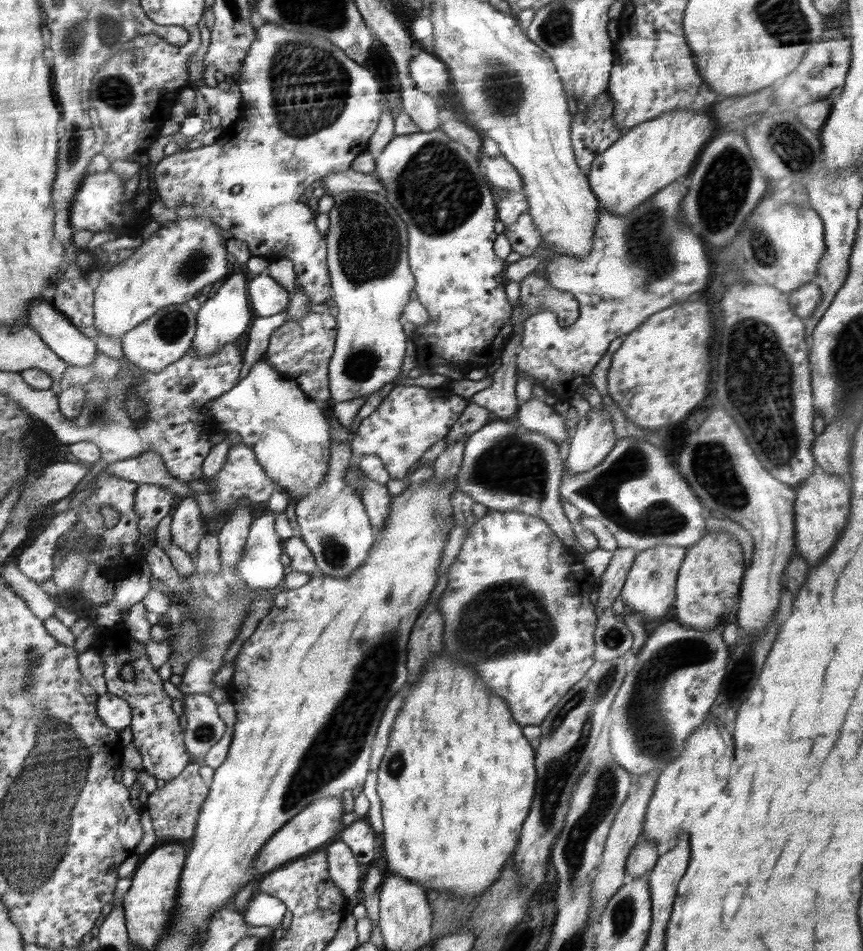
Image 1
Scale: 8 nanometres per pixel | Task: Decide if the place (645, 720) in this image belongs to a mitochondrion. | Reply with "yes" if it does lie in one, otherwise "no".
yes

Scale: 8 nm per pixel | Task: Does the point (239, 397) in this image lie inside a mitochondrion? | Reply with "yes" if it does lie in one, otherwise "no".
no

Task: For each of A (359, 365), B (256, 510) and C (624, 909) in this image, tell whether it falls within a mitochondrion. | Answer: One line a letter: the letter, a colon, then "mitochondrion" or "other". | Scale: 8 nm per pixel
A: mitochondrion
B: other
C: mitochondrion

